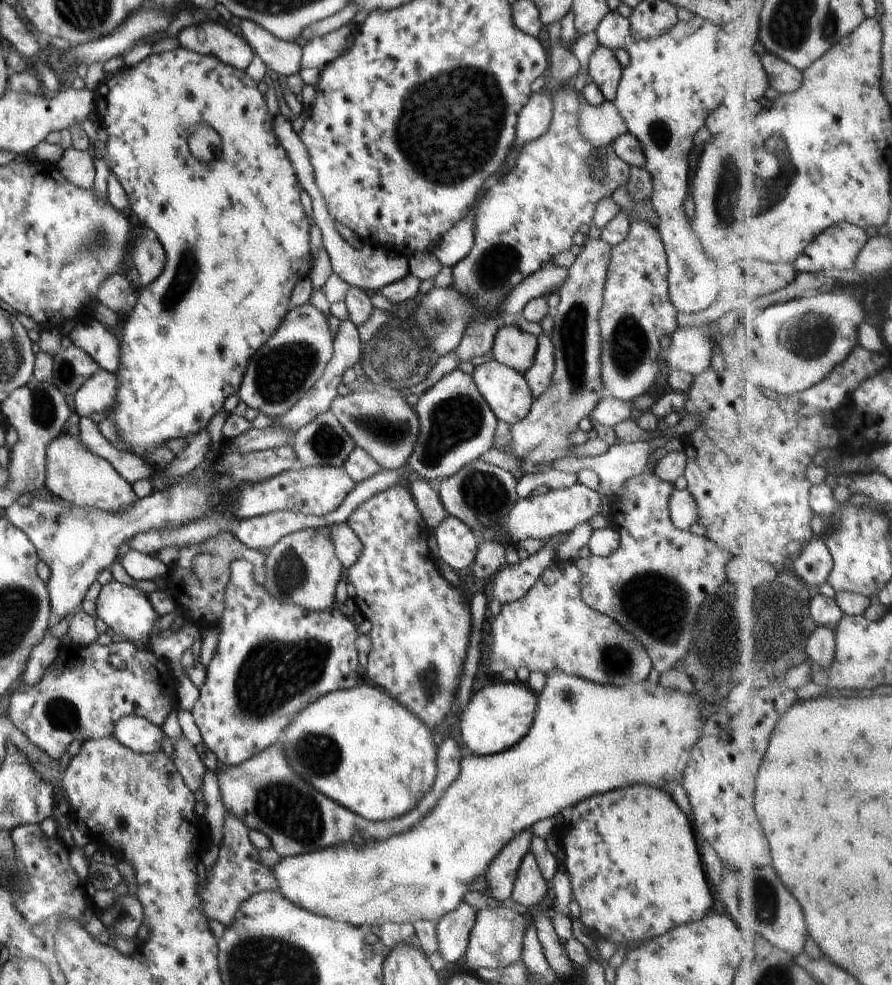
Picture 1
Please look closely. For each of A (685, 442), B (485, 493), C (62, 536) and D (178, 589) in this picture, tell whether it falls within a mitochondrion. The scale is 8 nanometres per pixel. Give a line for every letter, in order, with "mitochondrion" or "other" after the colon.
A: other
B: mitochondrion
C: other
D: other

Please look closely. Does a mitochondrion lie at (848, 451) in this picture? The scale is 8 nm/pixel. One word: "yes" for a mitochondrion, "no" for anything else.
no

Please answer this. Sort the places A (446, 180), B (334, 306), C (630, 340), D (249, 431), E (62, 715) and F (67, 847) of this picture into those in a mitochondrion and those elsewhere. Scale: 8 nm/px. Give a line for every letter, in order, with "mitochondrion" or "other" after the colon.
A: mitochondrion
B: other
C: mitochondrion
D: other
E: mitochondrion
F: other

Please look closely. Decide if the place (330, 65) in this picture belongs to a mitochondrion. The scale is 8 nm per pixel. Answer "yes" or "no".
no

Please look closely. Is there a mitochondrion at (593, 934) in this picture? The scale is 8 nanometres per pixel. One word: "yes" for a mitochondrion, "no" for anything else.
no

